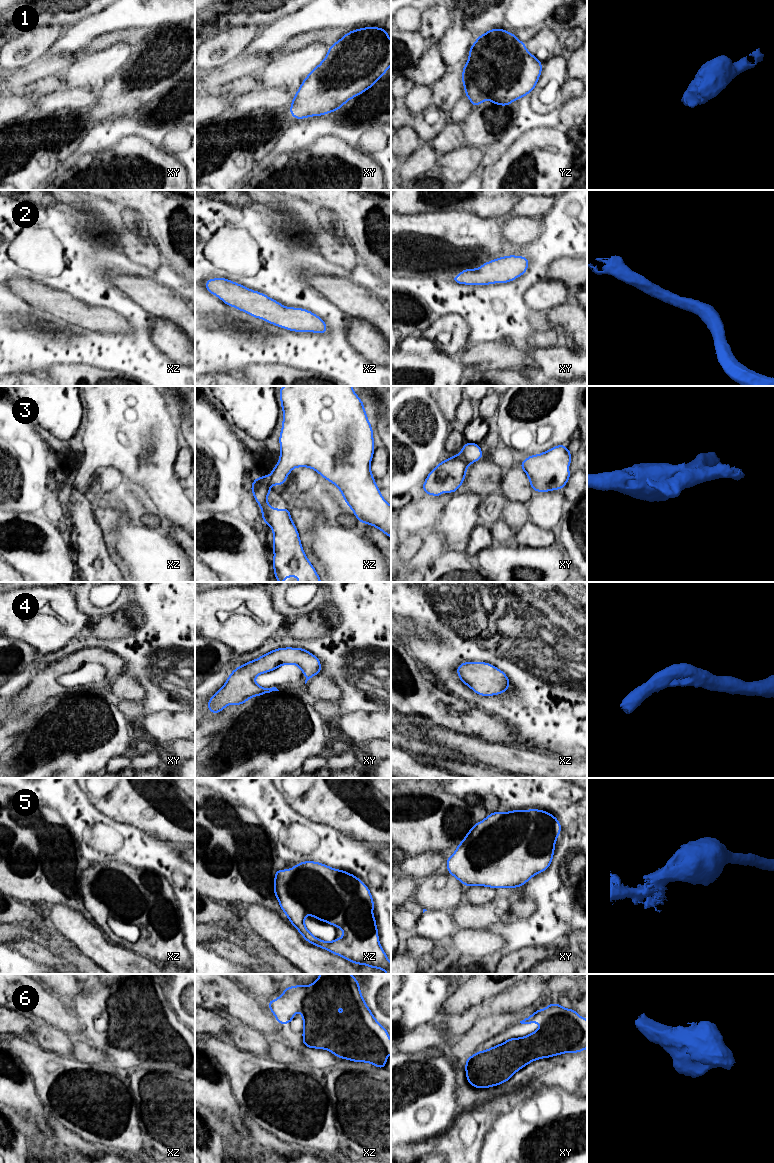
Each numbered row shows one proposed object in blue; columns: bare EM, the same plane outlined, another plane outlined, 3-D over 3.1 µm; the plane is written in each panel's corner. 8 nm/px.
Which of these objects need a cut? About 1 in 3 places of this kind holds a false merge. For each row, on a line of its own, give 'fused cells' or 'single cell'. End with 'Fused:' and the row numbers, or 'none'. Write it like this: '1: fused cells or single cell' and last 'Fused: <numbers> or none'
1: single cell
2: single cell
3: fused cells
4: single cell
5: fused cells
6: single cell
Fused: 3, 5

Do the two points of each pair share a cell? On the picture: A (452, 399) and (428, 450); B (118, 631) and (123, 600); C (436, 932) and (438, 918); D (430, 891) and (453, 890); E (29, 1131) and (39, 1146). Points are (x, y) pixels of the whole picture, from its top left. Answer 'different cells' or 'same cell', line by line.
A: different cells
B: different cells
C: same cell
D: same cell
E: same cell

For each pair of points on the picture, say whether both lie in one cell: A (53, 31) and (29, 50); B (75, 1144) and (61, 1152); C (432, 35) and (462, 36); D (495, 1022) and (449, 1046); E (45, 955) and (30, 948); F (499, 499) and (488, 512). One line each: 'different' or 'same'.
A: same
B: different
C: different
D: same
E: same
F: same

